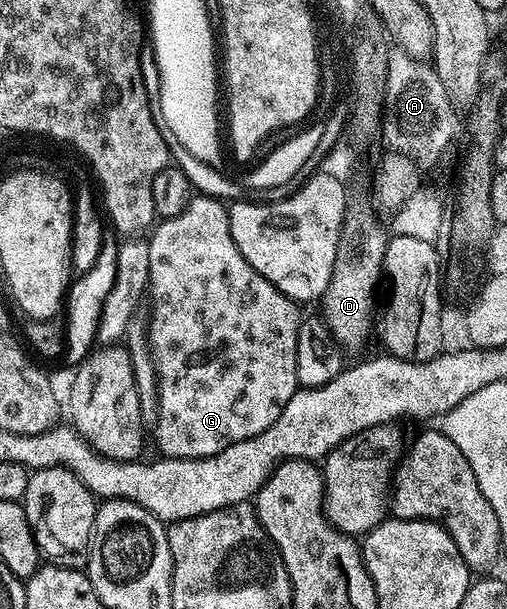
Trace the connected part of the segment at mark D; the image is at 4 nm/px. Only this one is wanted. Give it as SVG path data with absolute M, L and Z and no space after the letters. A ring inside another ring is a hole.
M359 211L349 213L343 219L343 228L341 237L337 241L337 257L333 261L333 277L329 277L329 285L325 289L321 306L321 318L331 331L332 340L340 348L348 352L355 351L358 347L363 347L367 343L367 338L371 335L371 322L376 322L377 311L375 315L375 290L379 287L379 278L382 280L385 275L383 262L385 261L385 251L387 249L387 240L389 231L379 224L379 219L371 211Z

